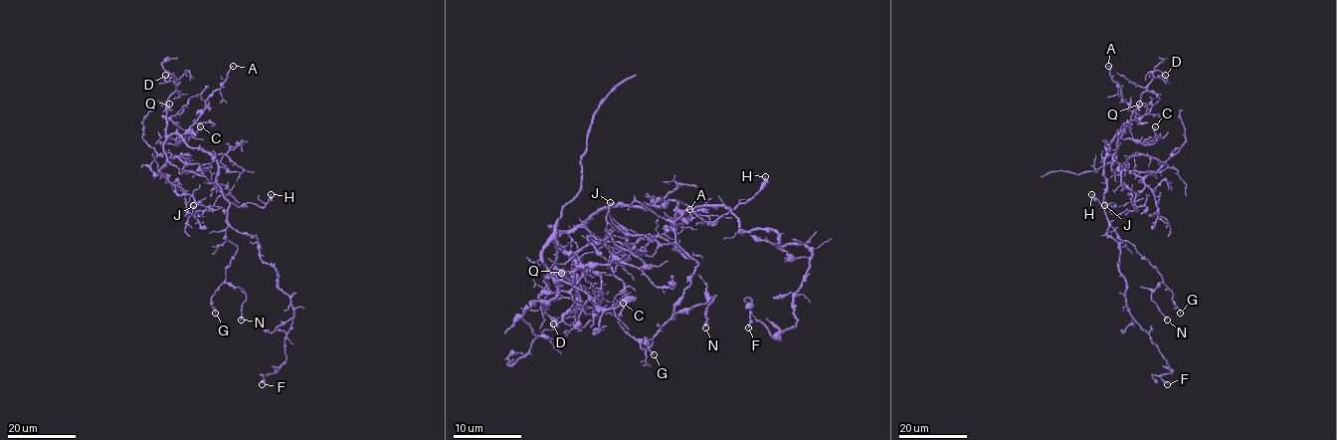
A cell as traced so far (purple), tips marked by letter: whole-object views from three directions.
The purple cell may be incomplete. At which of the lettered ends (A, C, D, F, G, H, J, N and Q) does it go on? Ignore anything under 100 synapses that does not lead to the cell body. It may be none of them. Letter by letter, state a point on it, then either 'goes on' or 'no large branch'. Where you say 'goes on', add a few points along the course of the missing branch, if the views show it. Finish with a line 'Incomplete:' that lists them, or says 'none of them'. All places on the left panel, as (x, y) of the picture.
A: (233, 66) | no large branch
C: (200, 126) | no large branch
D: (165, 75) | no large branch
F: (262, 384) | no large branch
G: (215, 313) | no large branch
H: (271, 194) | no large branch
J: (193, 205) | no large branch
N: (241, 320) | no large branch
Q: (169, 104) | no large branch
Incomplete: none of them

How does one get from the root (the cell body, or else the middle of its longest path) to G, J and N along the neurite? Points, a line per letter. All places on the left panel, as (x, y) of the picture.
G: (227, 198), (229, 208), (226, 240), (234, 244), (238, 251), (226, 269), (225, 281), (211, 299), (215, 313)
J: (227, 198), (218, 163), (171, 133), (160, 173), (178, 194), (210, 209), (191, 215), (193, 205)
N: (227, 198), (226, 240), (238, 251), (226, 269), (225, 282), (246, 296), (241, 320)

